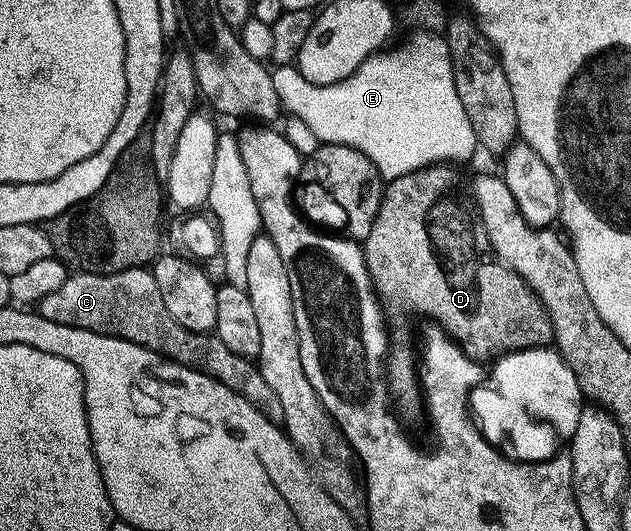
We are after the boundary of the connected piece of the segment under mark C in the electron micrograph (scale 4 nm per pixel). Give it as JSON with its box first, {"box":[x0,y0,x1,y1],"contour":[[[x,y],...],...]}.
{"box":[37,268,285,422],"contour":[[[150,268],[130,269],[124,273],[75,273],[68,276],[61,291],[39,302],[37,311],[45,319],[53,319],[53,323],[65,323],[65,327],[88,329],[97,335],[140,345],[178,365],[209,375],[245,398],[270,421],[285,422],[285,407],[281,407],[281,399],[277,399],[273,387],[265,383],[265,375],[258,364],[229,351],[218,335],[194,333],[181,327],[181,323],[169,315],[165,299],[161,299],[161,287],[157,287],[157,279]]]}

